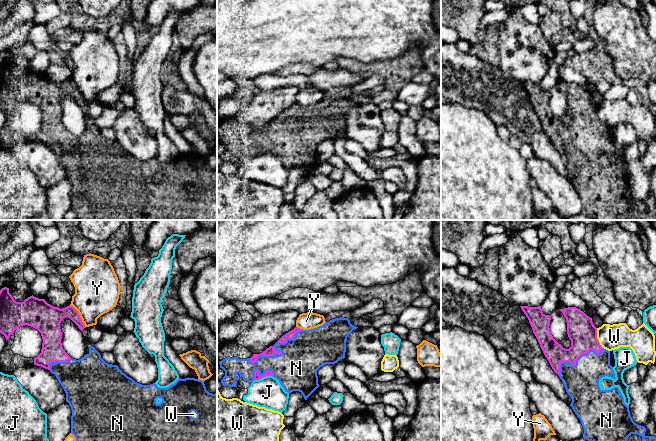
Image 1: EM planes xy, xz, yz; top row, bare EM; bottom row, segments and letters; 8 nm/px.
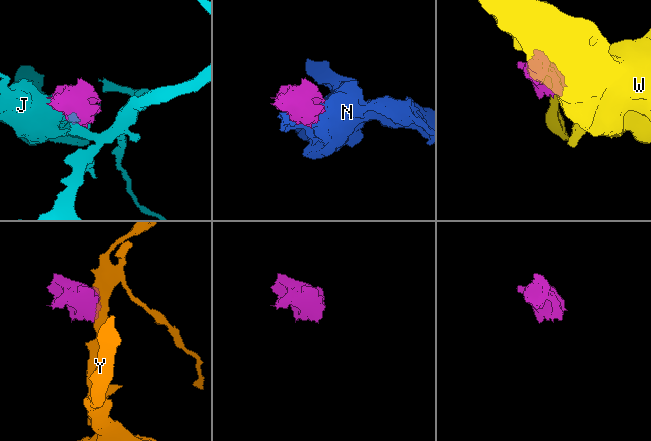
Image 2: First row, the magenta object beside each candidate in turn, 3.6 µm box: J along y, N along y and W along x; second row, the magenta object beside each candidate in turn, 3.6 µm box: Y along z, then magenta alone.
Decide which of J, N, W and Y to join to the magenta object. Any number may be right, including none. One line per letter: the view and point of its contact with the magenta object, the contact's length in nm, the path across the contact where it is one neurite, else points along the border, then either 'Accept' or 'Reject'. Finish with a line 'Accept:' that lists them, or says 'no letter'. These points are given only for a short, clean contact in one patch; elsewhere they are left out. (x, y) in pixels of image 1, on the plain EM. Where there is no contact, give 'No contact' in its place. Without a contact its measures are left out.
J: Touches magenta at xz (263, 152). Shared border 150 nm. Reject
N: Touches magenta at yz (575, 138). Shared border 420 nm. Accept
W: Touches magenta at yz (596, 114). Shared border 170 nm. Boundary: yz (596, 104), (596, 114), (602, 123). Reject
Y: Touches magenta at xy (79, 91). Shared border 220 nm. Reject
Accept: N

